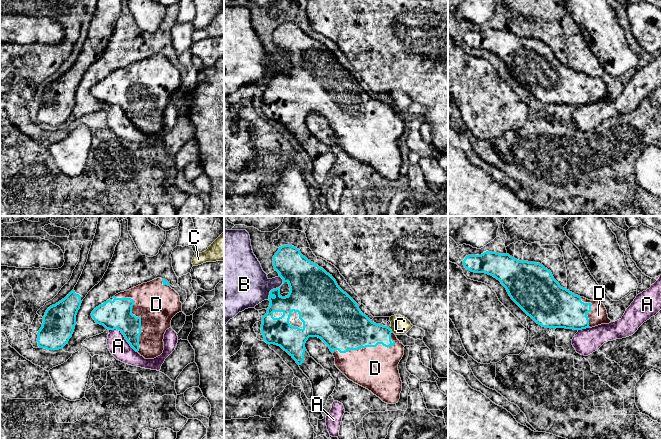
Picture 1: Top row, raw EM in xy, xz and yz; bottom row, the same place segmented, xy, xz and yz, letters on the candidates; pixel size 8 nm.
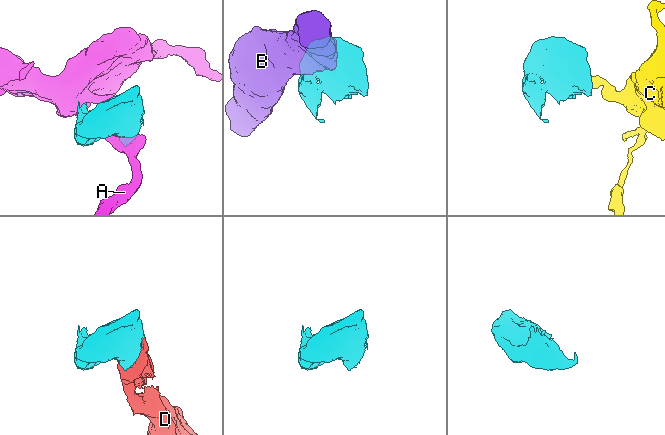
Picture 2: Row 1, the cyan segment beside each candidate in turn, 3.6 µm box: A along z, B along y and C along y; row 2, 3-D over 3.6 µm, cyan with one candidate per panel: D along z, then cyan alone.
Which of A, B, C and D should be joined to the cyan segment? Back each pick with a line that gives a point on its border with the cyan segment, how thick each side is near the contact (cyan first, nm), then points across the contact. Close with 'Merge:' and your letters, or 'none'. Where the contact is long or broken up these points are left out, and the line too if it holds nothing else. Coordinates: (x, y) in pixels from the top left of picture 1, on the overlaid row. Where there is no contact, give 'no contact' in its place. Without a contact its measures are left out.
D: xy (137, 317) | 240/340 nm
Merge: D

